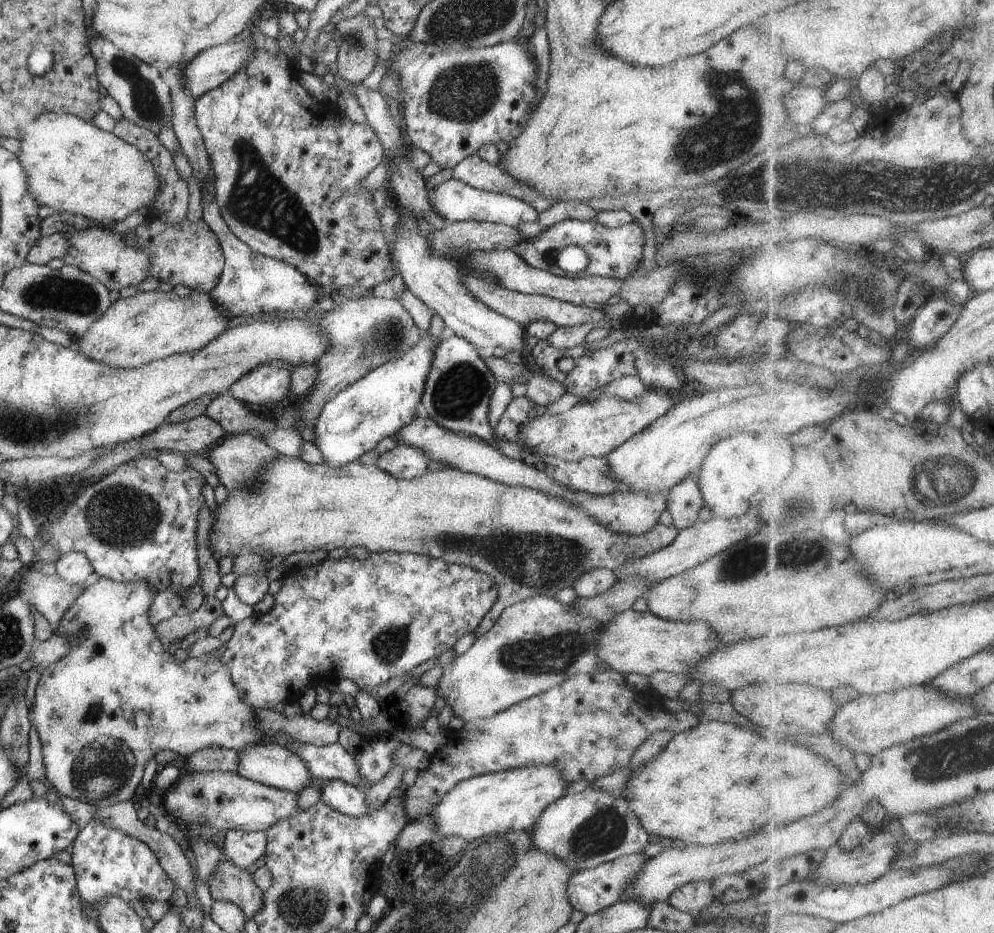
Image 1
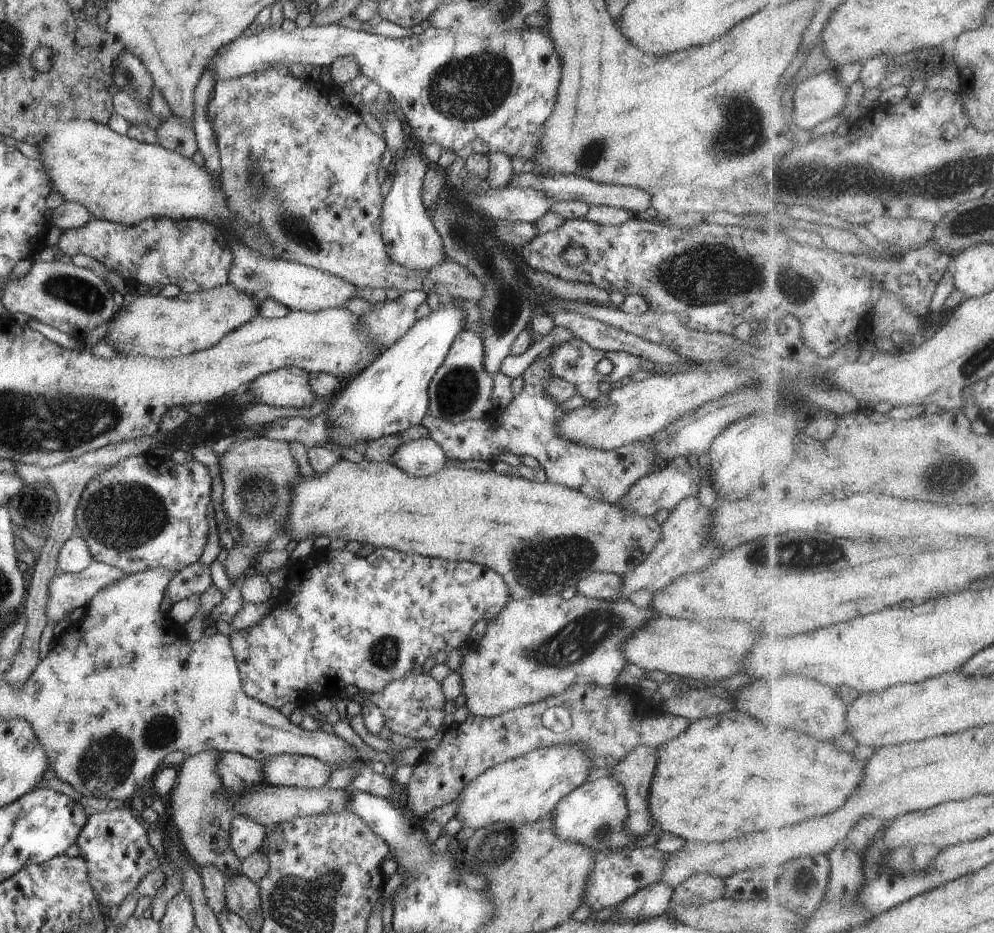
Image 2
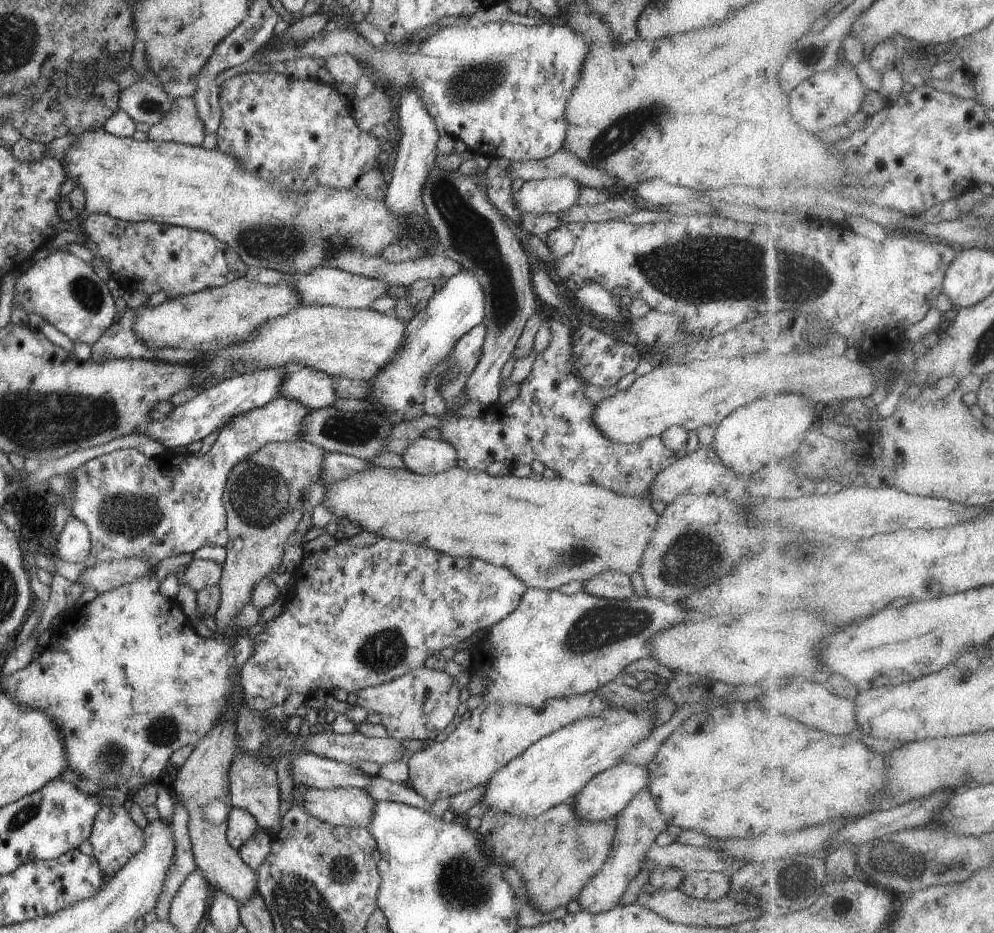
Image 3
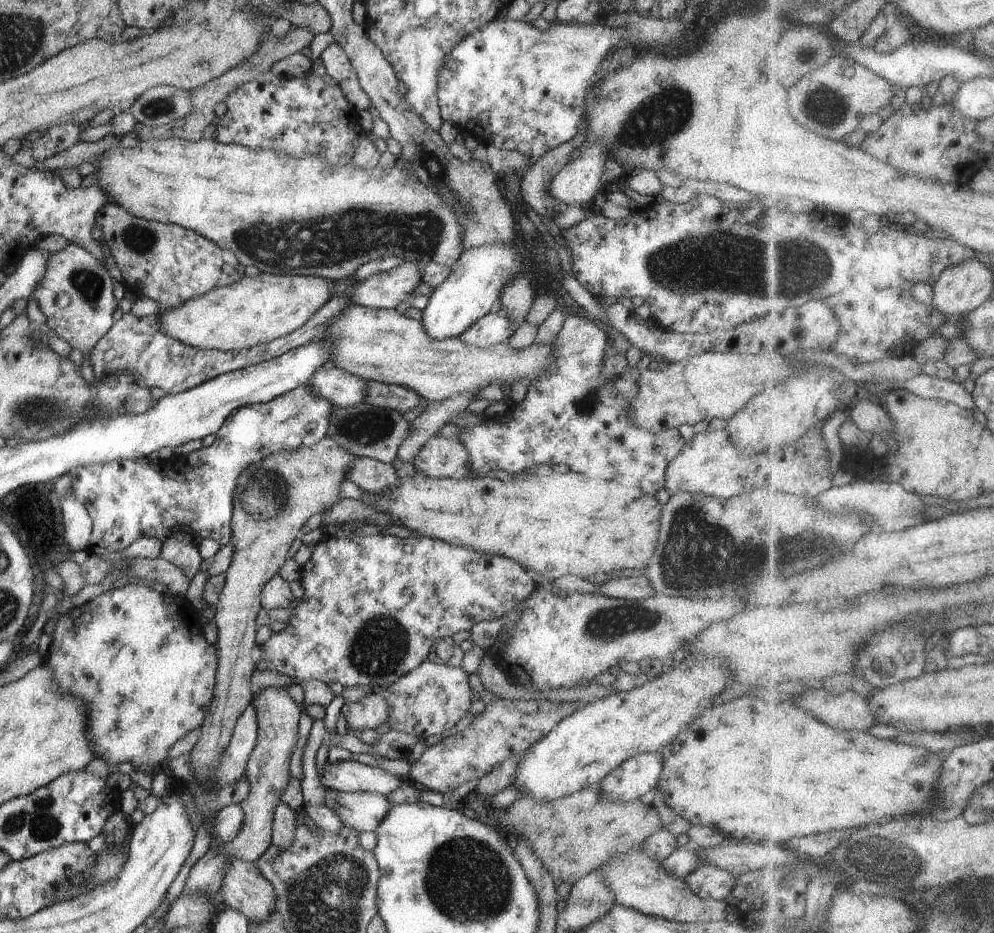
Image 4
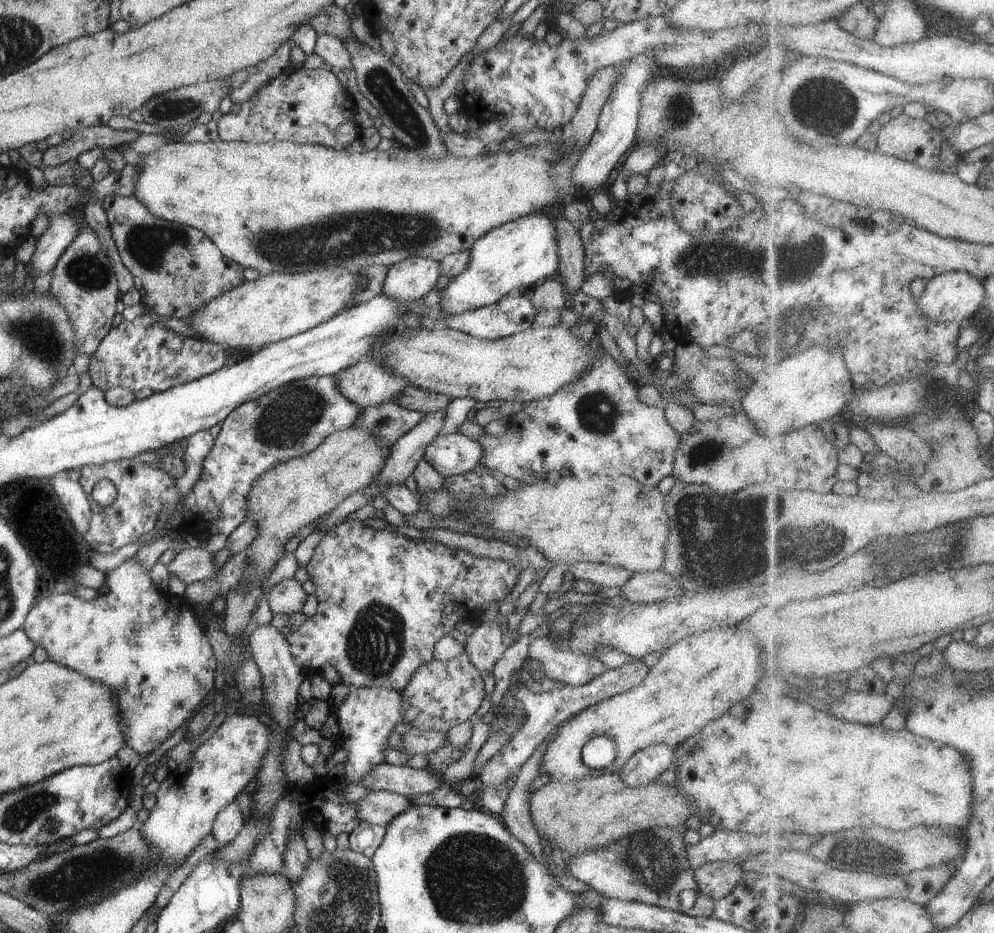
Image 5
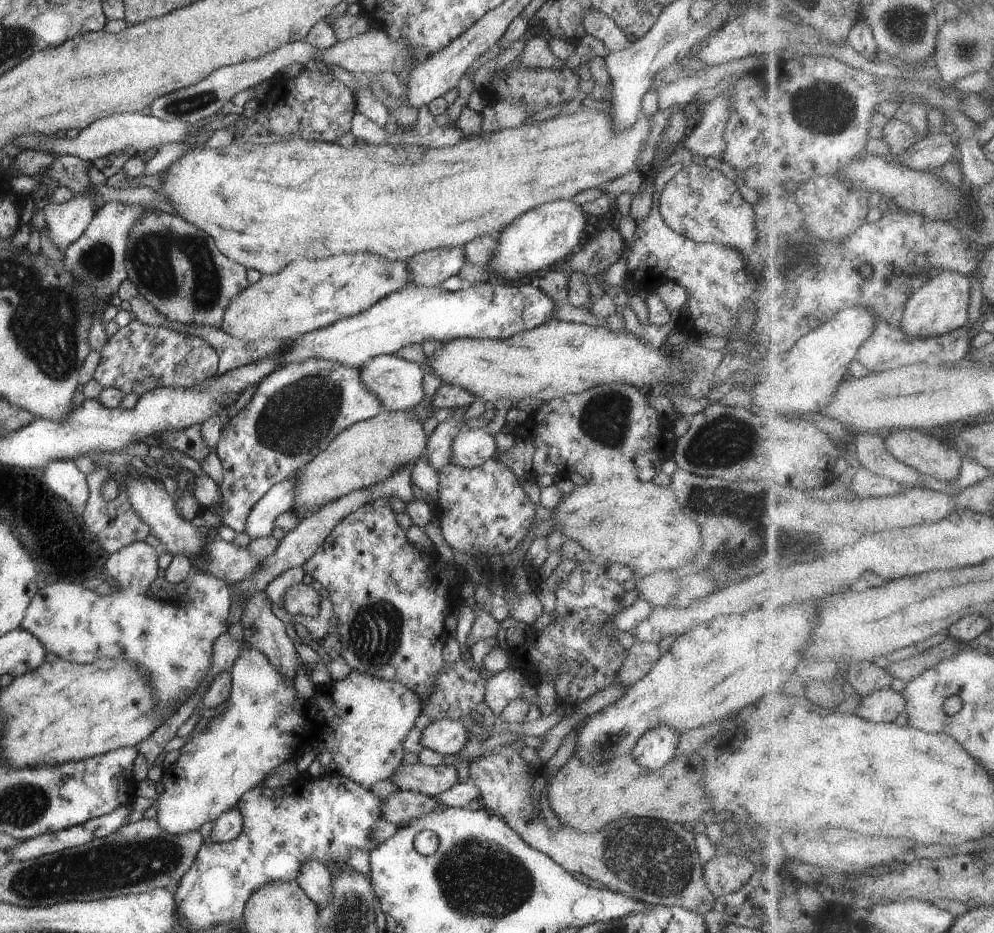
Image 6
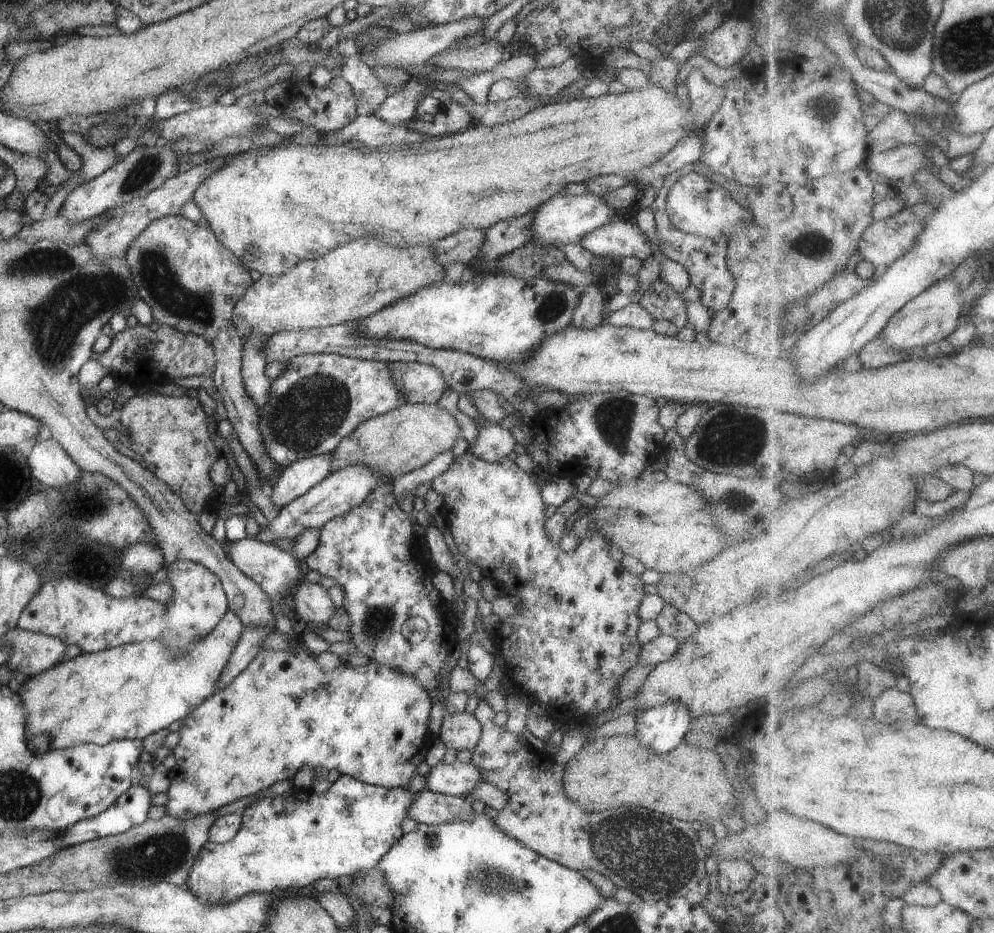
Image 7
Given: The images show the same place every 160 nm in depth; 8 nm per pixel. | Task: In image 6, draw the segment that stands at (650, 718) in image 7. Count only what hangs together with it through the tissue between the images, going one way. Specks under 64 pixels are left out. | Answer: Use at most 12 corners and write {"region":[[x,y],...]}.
{"region":[[668,726],[640,737],[630,754],[655,771],[677,759],[679,736]]}

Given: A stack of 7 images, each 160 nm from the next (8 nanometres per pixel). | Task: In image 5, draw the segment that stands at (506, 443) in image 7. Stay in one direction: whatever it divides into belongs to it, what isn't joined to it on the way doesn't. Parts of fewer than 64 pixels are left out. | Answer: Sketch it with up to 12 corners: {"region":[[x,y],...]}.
{"region":[[460,433],[438,435],[425,459],[443,477],[474,470],[483,448]]}

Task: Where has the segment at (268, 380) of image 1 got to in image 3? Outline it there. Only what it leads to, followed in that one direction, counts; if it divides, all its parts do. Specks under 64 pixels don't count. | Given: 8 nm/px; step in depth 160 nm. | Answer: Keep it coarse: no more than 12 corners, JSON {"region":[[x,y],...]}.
{"region":[[291,368],[279,396],[310,410],[332,407],[337,397],[328,373]]}

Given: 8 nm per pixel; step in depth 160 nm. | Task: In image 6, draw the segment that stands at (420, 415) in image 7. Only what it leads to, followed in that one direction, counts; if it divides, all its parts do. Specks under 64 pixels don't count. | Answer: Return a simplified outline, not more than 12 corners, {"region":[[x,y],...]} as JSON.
{"region":[[382,410],[294,474],[314,511],[426,452],[423,423]]}

